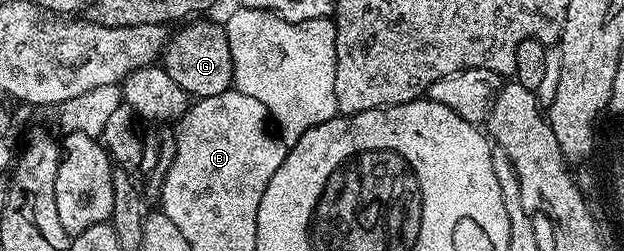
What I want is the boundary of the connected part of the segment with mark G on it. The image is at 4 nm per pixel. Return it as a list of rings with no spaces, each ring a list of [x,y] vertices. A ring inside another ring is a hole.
[[[194,19],[173,30],[162,51],[160,64],[175,83],[191,98],[197,99],[208,95],[220,95],[232,88],[234,83],[234,64],[228,47],[228,35],[225,24],[214,21]]]

